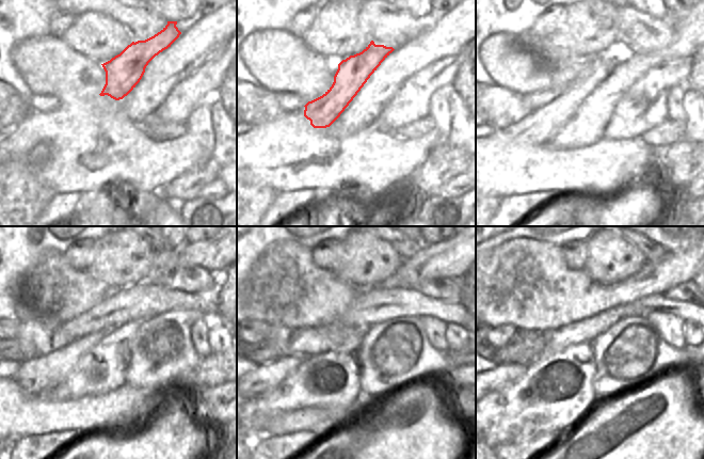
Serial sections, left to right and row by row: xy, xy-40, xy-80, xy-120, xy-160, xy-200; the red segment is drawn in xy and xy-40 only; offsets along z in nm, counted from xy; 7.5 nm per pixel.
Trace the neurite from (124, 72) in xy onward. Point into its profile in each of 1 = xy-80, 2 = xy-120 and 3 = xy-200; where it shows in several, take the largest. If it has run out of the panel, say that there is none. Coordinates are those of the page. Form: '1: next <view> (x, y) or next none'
1: next xy-80 (541, 125)
2: next xy-120 (35, 376)
3: next xy-200 (504, 375)

